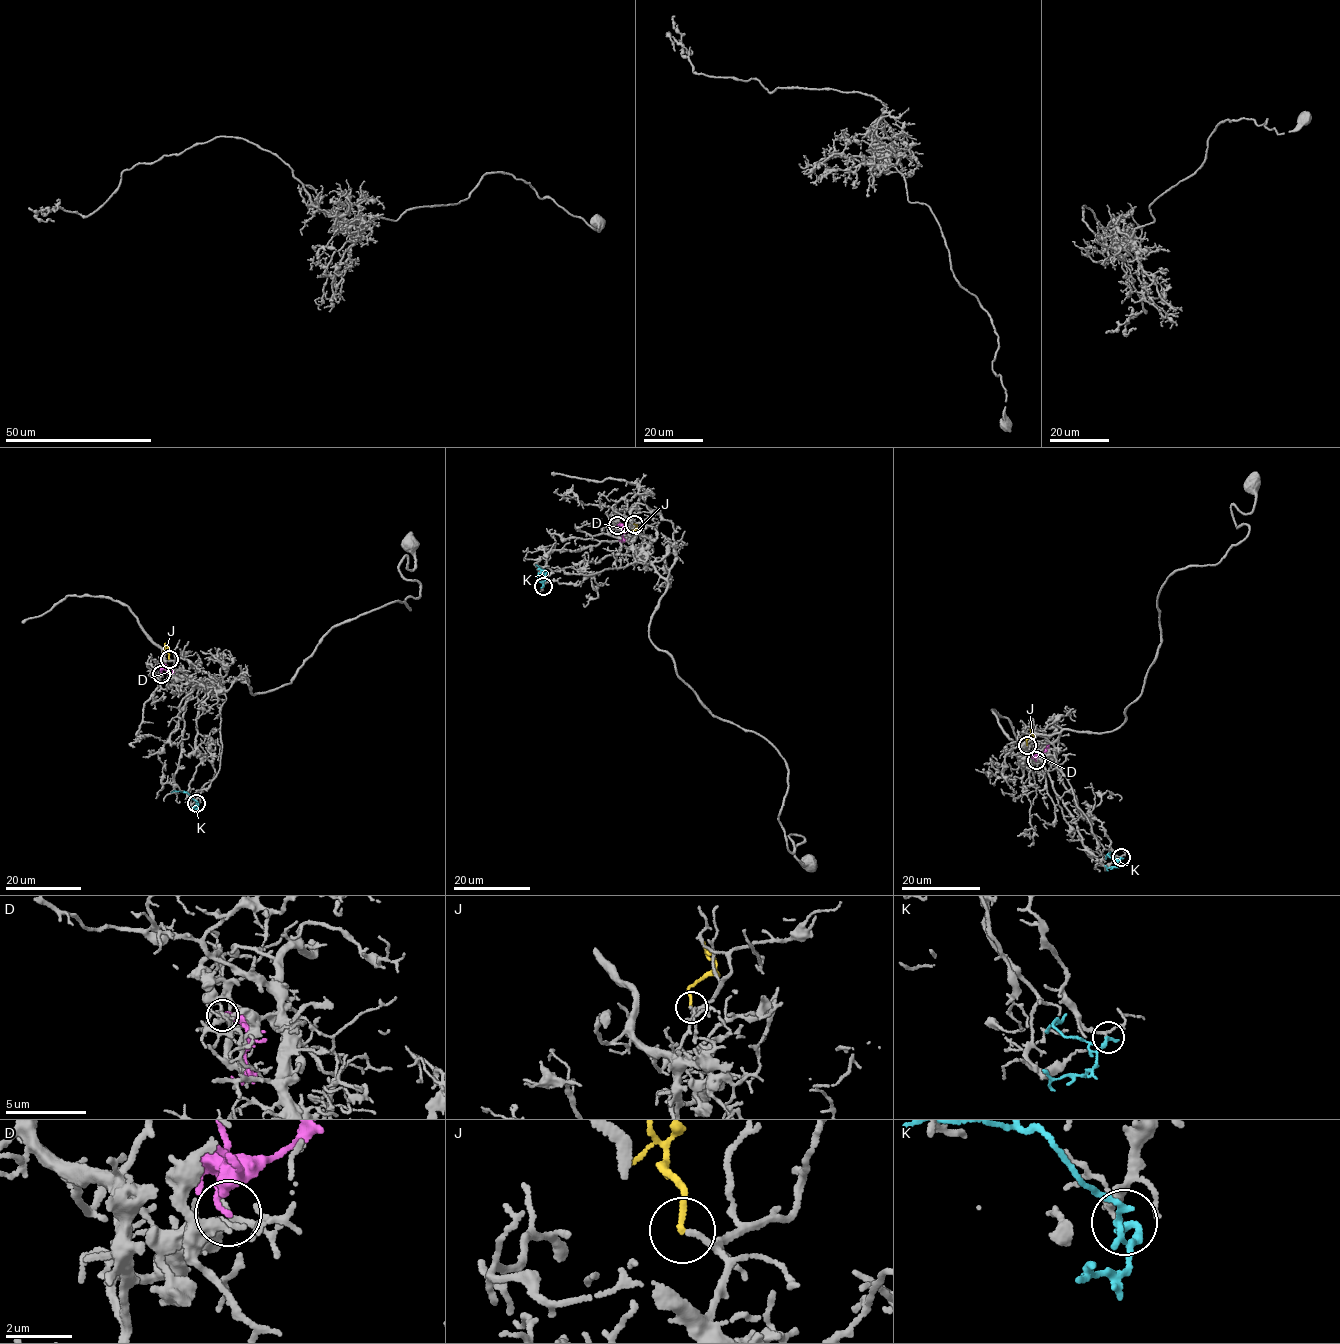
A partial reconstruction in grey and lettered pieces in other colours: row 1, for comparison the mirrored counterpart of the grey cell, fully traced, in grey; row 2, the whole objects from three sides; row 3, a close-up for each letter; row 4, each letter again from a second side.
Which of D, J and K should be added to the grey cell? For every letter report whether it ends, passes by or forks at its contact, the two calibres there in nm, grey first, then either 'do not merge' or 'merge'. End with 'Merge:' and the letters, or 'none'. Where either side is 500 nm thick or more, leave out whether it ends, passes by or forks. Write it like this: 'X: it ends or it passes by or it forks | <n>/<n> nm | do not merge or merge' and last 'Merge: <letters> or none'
D: it ends | 170/140 nm | do not merge
J: it ends | 160/180 nm | merge
K: it ends | 130/260 nm | do not merge
Merge: J

